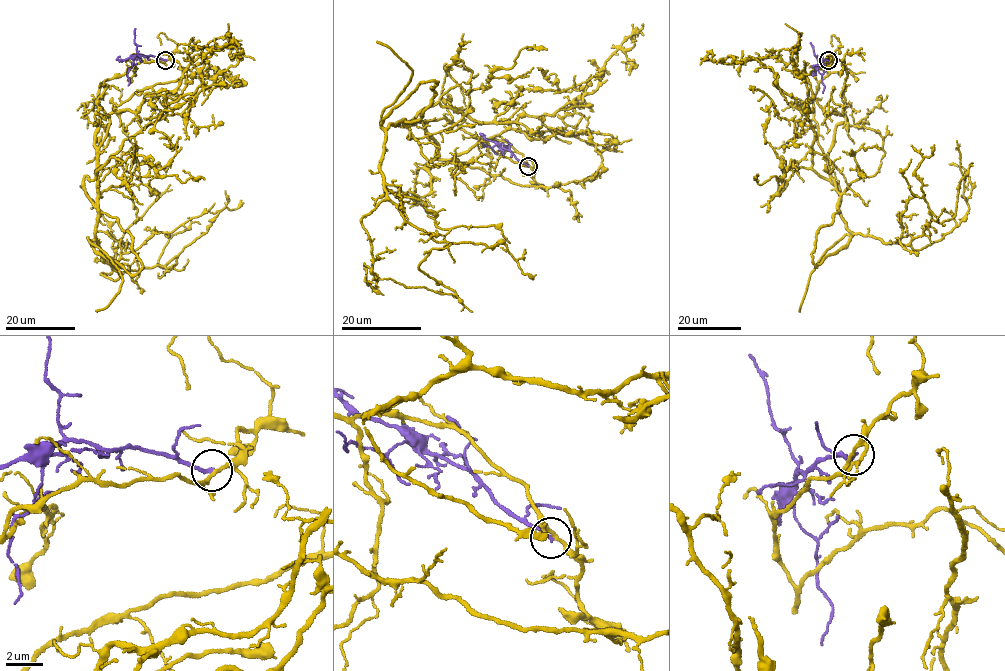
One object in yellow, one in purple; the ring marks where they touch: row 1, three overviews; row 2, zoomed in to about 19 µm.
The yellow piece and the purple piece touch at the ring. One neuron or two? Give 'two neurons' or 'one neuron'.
two neurons

